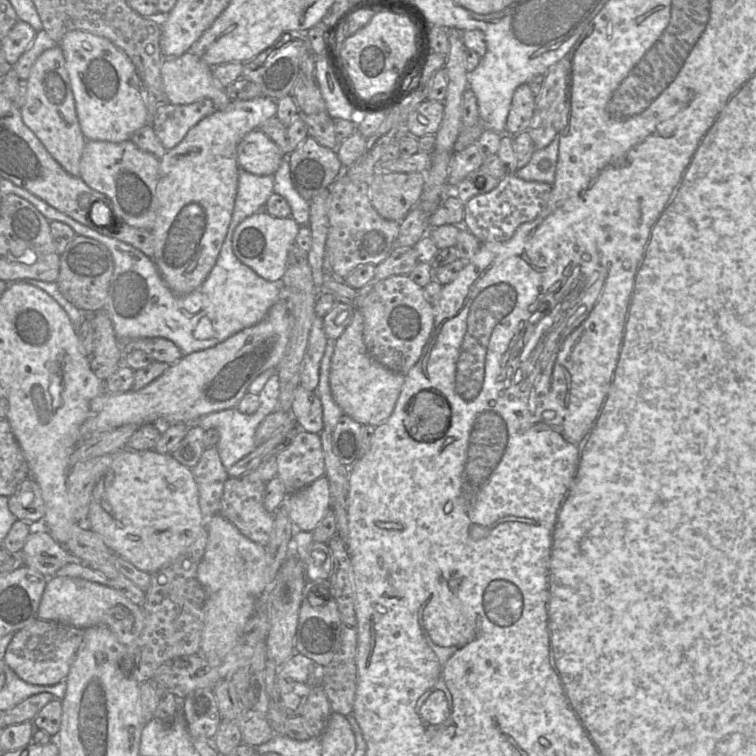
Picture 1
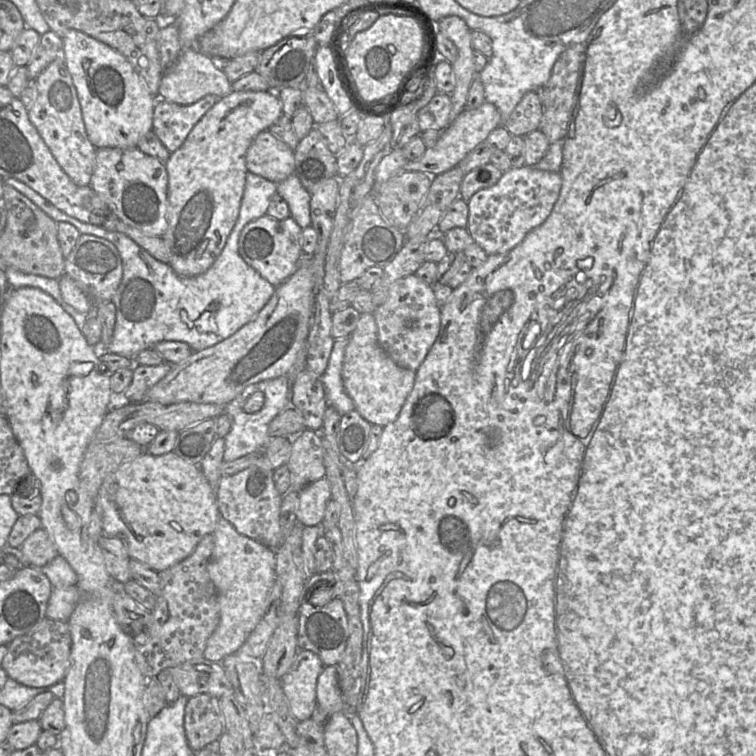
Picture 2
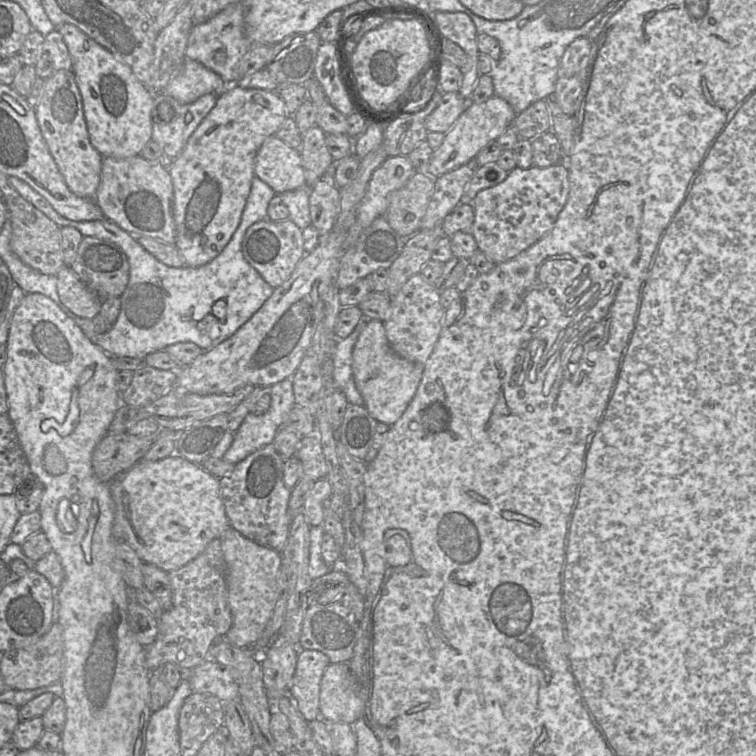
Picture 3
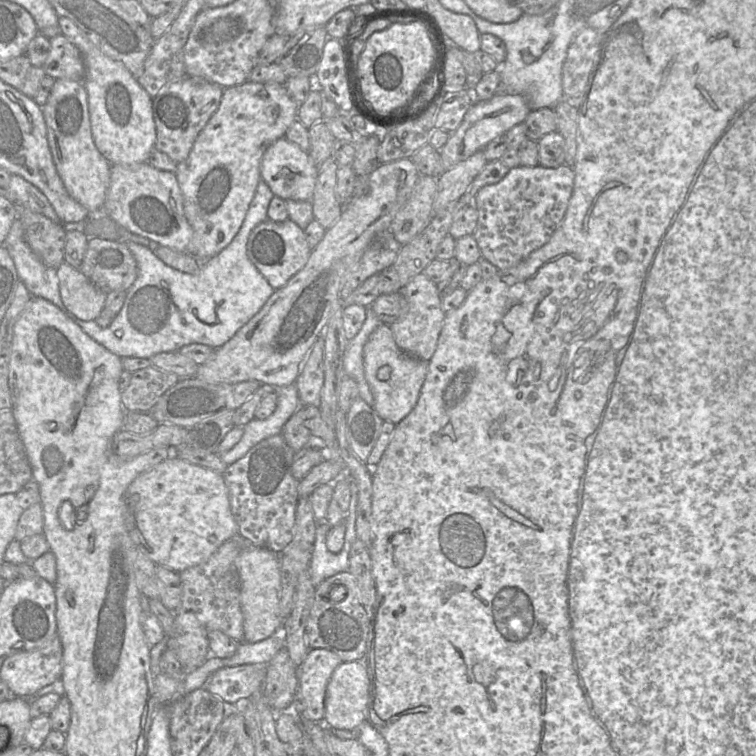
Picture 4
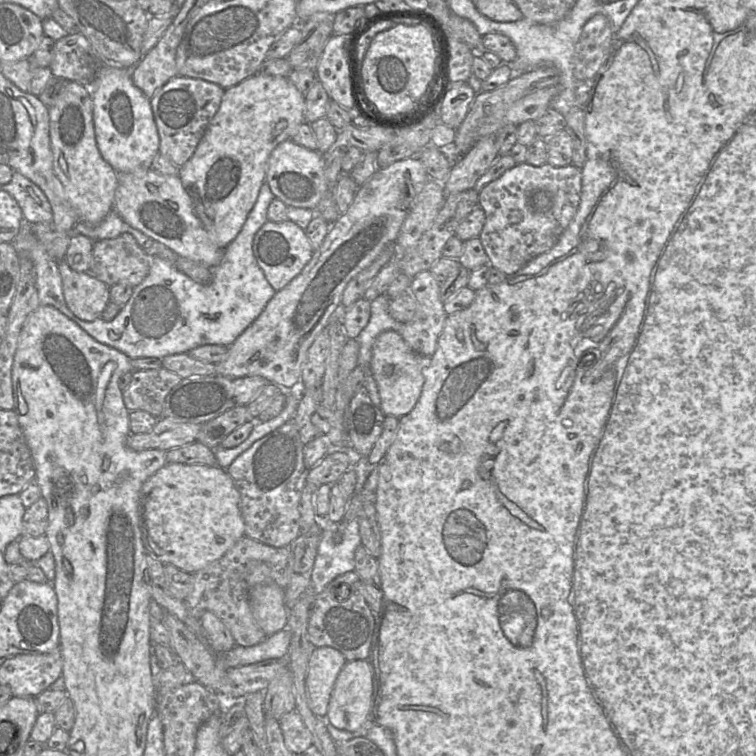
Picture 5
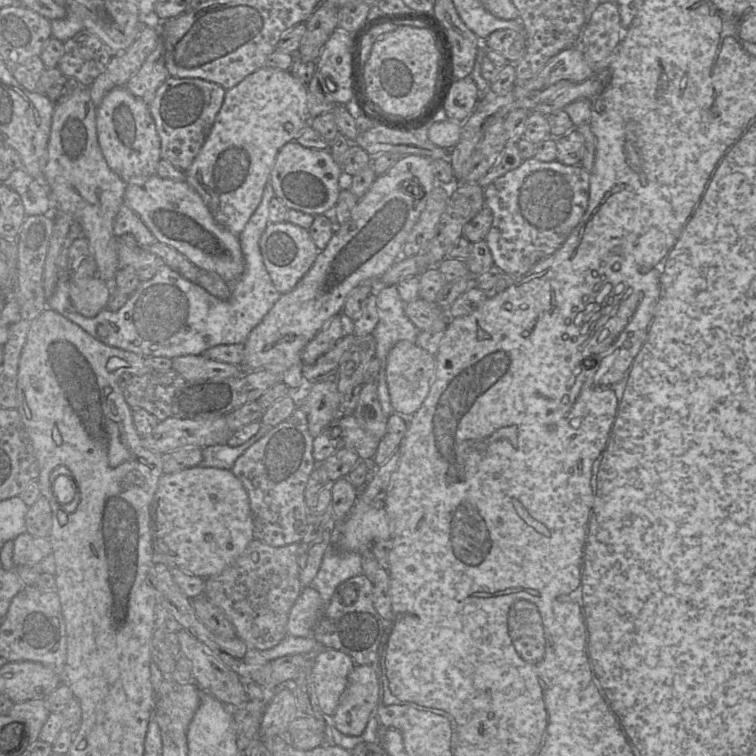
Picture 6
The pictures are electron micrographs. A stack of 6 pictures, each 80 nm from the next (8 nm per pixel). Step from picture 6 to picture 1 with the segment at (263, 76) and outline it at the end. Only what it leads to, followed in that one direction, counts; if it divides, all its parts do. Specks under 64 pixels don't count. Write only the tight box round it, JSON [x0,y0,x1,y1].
[151,95,277,296]

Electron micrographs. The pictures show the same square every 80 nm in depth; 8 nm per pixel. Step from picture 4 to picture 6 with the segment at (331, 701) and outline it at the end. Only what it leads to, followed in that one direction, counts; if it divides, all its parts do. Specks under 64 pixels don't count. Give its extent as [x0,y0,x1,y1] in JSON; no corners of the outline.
[332,665,380,735]

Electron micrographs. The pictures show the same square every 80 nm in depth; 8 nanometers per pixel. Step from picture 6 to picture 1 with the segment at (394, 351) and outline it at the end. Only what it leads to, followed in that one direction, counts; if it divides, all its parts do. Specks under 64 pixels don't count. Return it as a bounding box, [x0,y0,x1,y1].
[329,310,405,427]

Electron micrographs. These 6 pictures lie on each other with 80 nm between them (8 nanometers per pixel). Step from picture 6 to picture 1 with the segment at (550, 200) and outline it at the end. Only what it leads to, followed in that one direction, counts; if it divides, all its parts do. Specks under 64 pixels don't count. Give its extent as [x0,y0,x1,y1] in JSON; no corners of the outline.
[463,173,552,243]

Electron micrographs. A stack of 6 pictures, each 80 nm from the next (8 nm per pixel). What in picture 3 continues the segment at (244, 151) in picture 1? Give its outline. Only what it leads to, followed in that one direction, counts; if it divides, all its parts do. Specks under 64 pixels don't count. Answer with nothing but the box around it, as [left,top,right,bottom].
[254,135,306,194]

